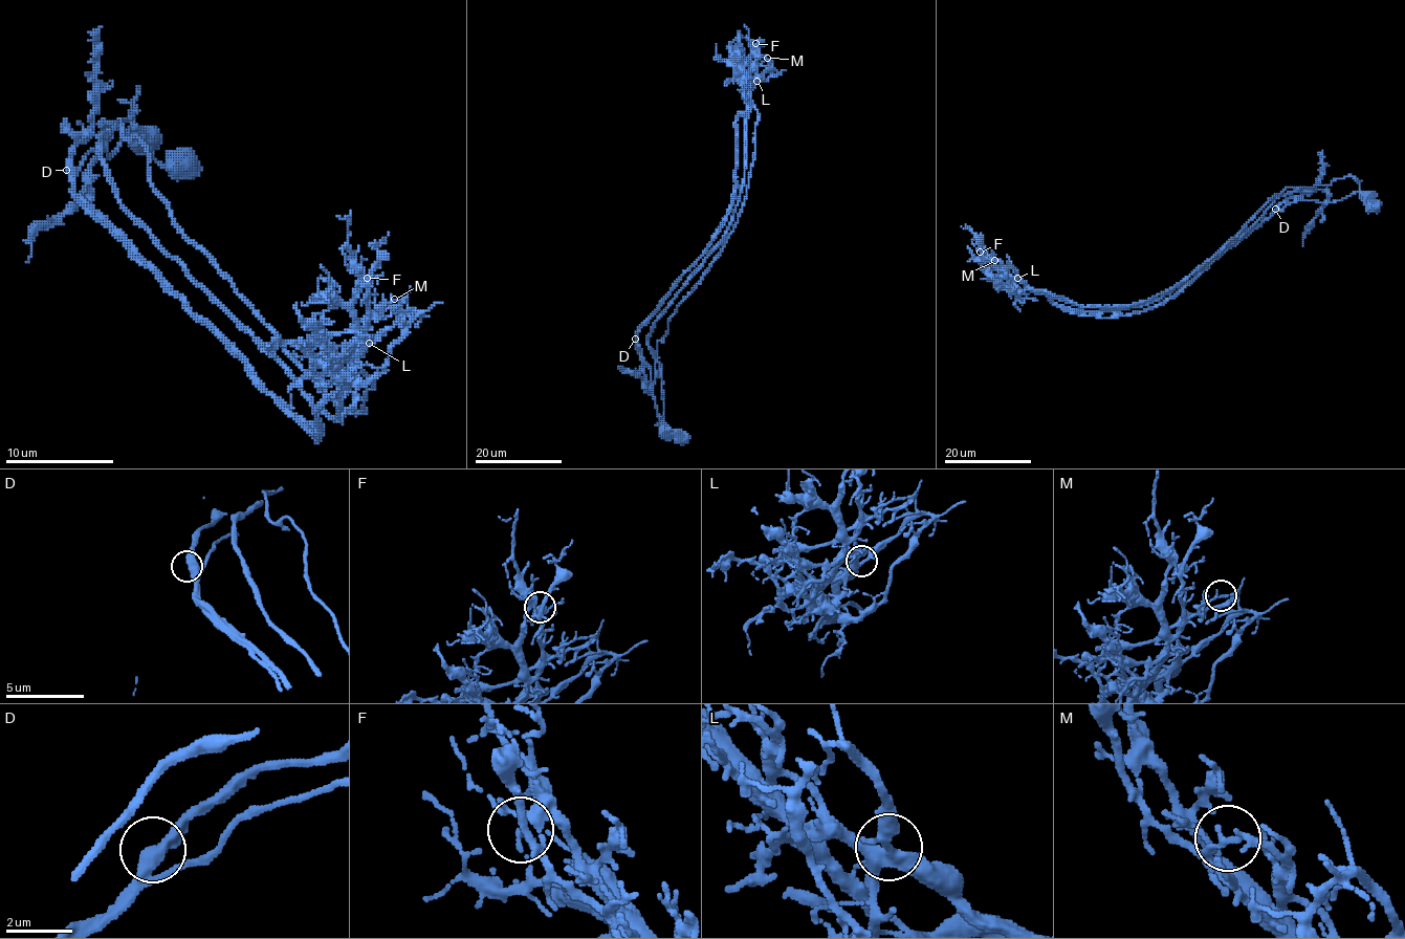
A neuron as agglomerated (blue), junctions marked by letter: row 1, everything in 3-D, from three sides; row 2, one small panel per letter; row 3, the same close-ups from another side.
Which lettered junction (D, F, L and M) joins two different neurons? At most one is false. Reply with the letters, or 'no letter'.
M

